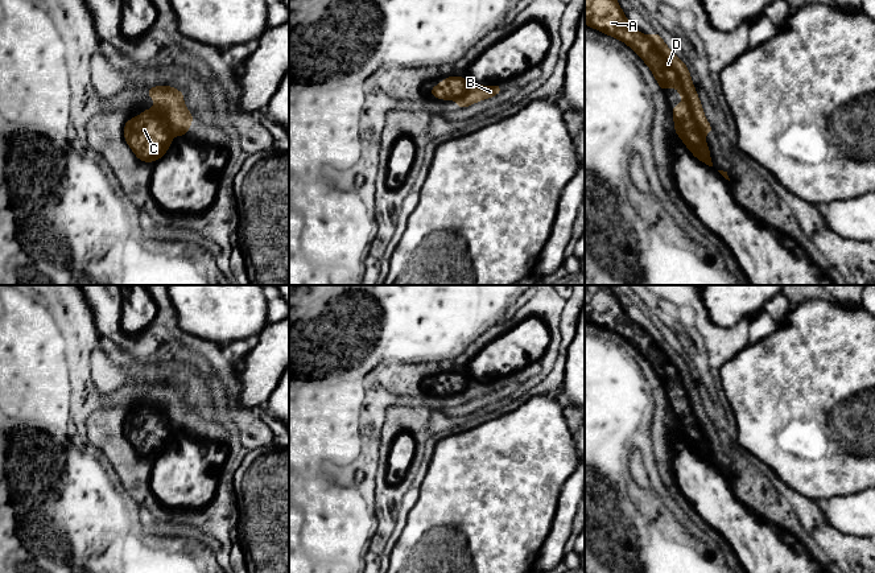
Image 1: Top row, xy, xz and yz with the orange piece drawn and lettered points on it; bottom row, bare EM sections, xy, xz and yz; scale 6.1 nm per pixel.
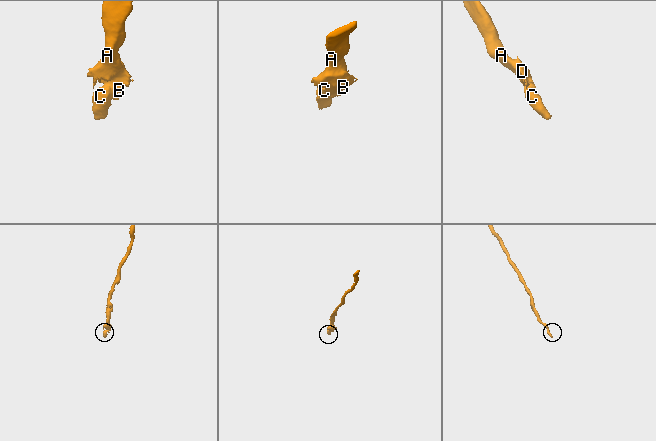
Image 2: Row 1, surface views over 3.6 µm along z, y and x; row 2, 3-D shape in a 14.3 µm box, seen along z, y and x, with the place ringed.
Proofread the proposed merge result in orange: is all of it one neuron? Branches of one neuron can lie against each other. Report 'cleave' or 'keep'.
keep

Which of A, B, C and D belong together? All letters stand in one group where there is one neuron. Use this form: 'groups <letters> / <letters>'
groups A B C D

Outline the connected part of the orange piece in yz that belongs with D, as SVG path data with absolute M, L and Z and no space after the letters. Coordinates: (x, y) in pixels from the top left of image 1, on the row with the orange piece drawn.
M585 0L585 24L627 44L648 65L663 92L669 84L677 88L685 103L672 107L674 132L694 157L713 166L702 135L714 132L714 128L706 120L684 61L674 55L656 30L652 36L644 36L635 29L618 0Z

